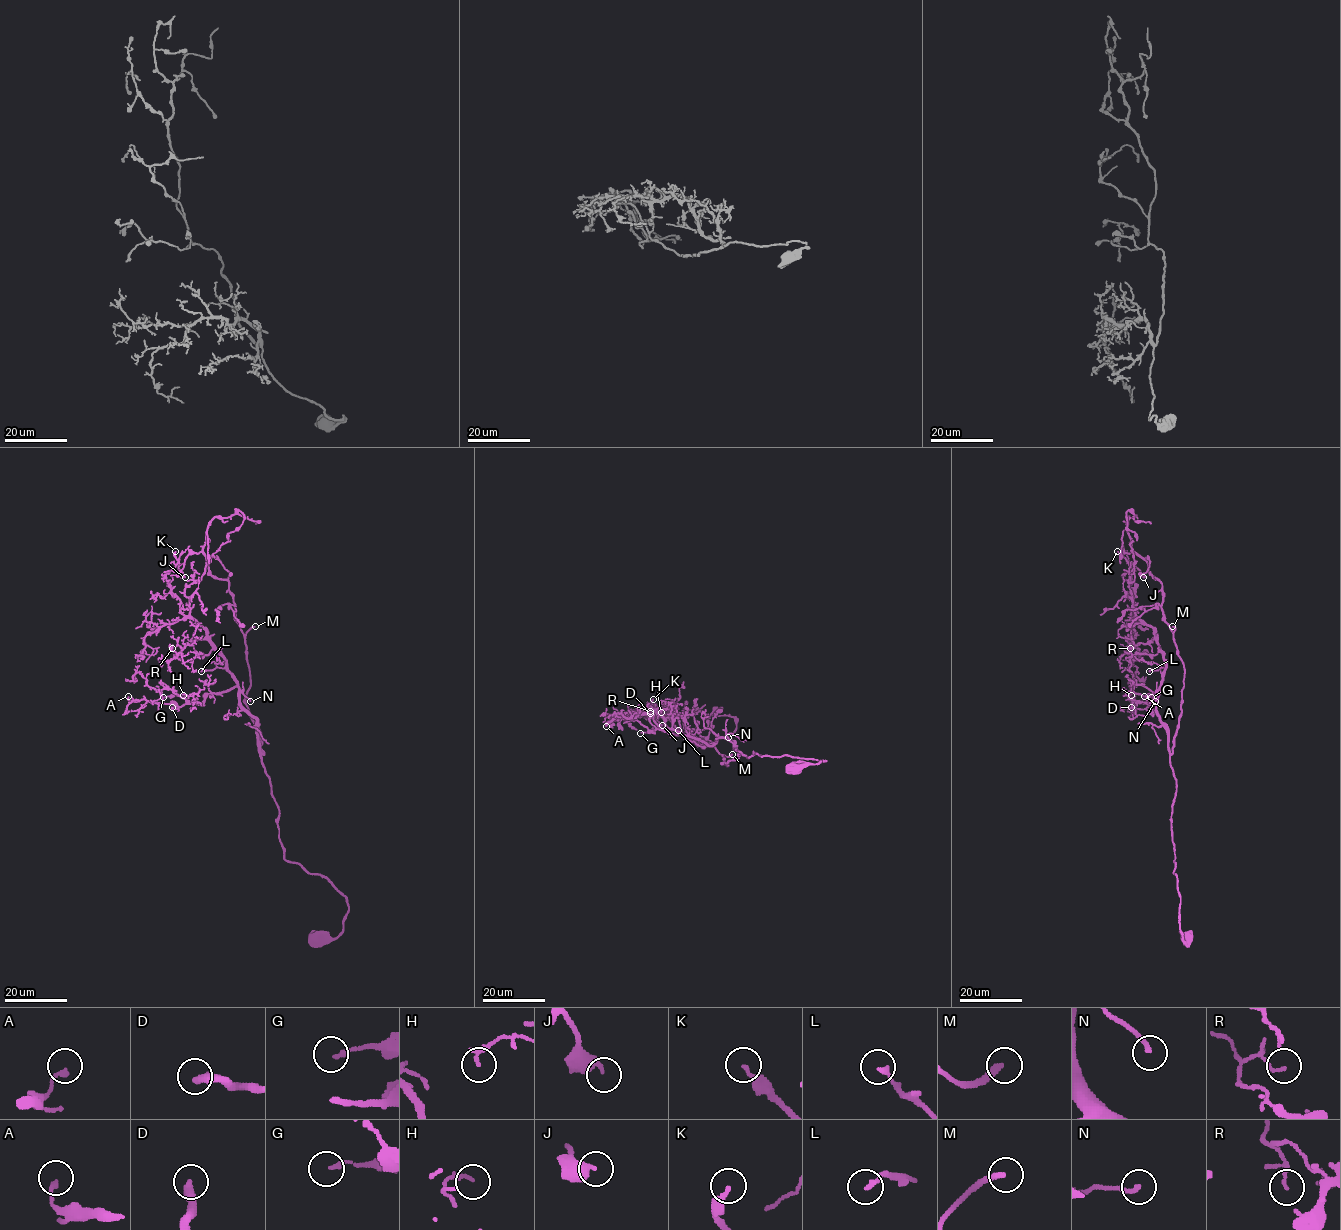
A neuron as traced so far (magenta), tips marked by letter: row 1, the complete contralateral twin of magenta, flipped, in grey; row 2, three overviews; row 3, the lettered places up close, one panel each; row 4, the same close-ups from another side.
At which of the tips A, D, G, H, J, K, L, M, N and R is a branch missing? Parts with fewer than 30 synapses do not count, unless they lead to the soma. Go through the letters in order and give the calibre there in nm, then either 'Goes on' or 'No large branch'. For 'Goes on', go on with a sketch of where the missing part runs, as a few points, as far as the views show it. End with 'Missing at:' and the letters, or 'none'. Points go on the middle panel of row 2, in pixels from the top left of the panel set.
A: Thickness 180 nm. No large branch
D: Thickness 340 nm. No large branch
G: Thickness 150 nm. No large branch
H: Thickness 170 nm. No large branch
J: Thickness 320 nm. No large branch
K: Thickness 190 nm. No large branch
L: Thickness 180 nm. No large branch
M: Thickness 240 nm. Goes on
N: Thickness 180 nm. No large branch
R: Thickness 130 nm. No large branch
Missing at: M

